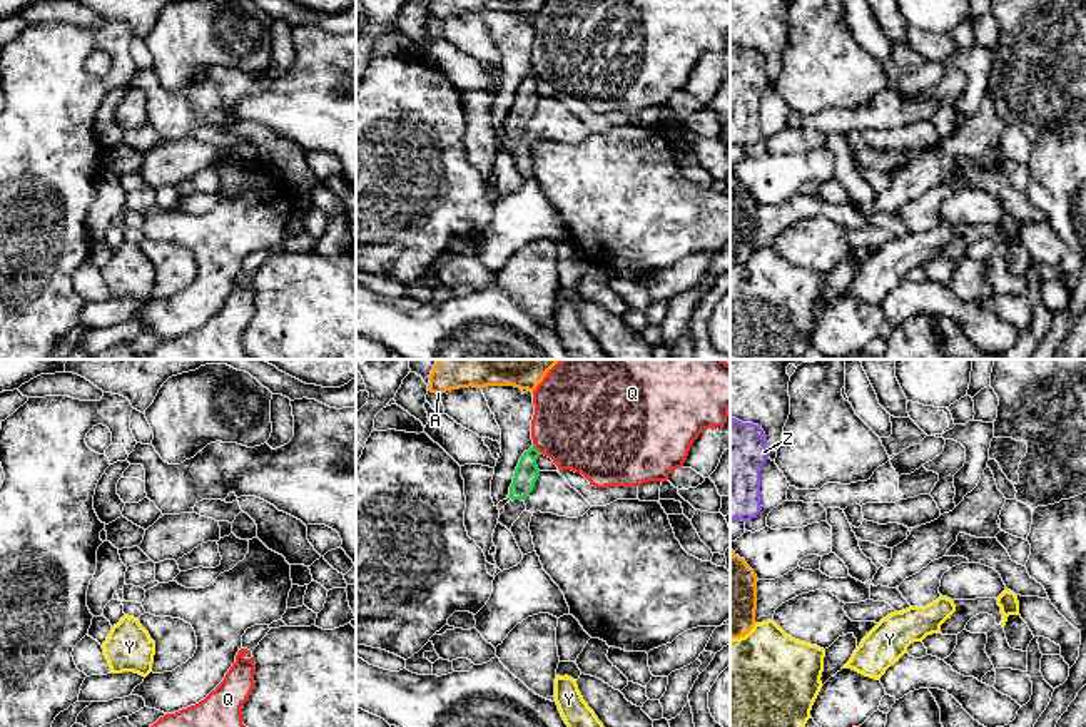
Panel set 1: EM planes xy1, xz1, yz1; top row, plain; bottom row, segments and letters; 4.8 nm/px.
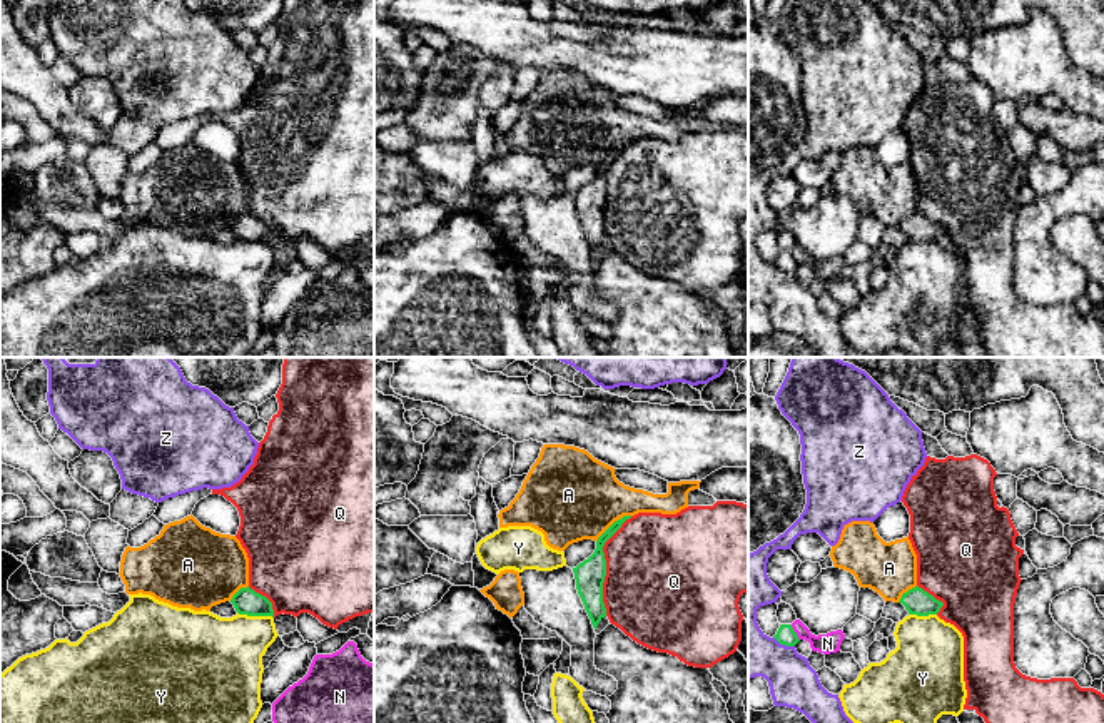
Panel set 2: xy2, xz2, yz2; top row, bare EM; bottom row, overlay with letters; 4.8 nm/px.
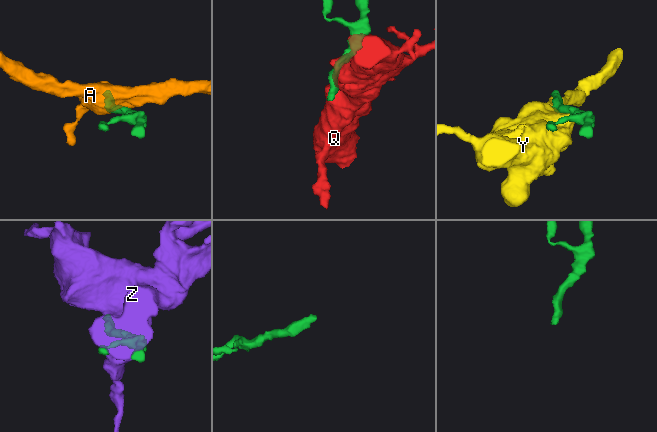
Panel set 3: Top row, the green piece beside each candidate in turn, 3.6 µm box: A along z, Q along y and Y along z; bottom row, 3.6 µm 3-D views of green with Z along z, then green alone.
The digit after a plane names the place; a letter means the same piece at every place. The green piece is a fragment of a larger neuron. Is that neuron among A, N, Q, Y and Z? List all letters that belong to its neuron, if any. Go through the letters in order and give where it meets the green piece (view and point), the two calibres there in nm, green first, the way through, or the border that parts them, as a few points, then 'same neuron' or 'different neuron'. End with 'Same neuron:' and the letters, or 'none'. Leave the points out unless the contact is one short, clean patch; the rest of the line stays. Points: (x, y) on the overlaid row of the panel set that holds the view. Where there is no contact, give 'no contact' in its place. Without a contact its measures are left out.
A: meets green in xz2 at (612, 525); 140 nm thick on the green side, 440 nm on the other; border along xz2 (630, 515), (617, 520), (597, 541); different neuron
N: meets green in yz2 at (795, 633); 90 nm thick on the green side, 100 nm on the other; different neuron
Q: meets green in xz2 at (605, 565); 140 nm thick on the green side, 500 nm on the other; different neuron
Y: meets green in xy2 at (256, 615); 130 nm thick on the green side, 360 nm on the other; border along xy2 (238, 611), (273, 618); different neuron
Z: meets green in yz2 at (784, 643); 90 nm thick on the green side, 240 nm on the other; different neuron
Same neuron: none

